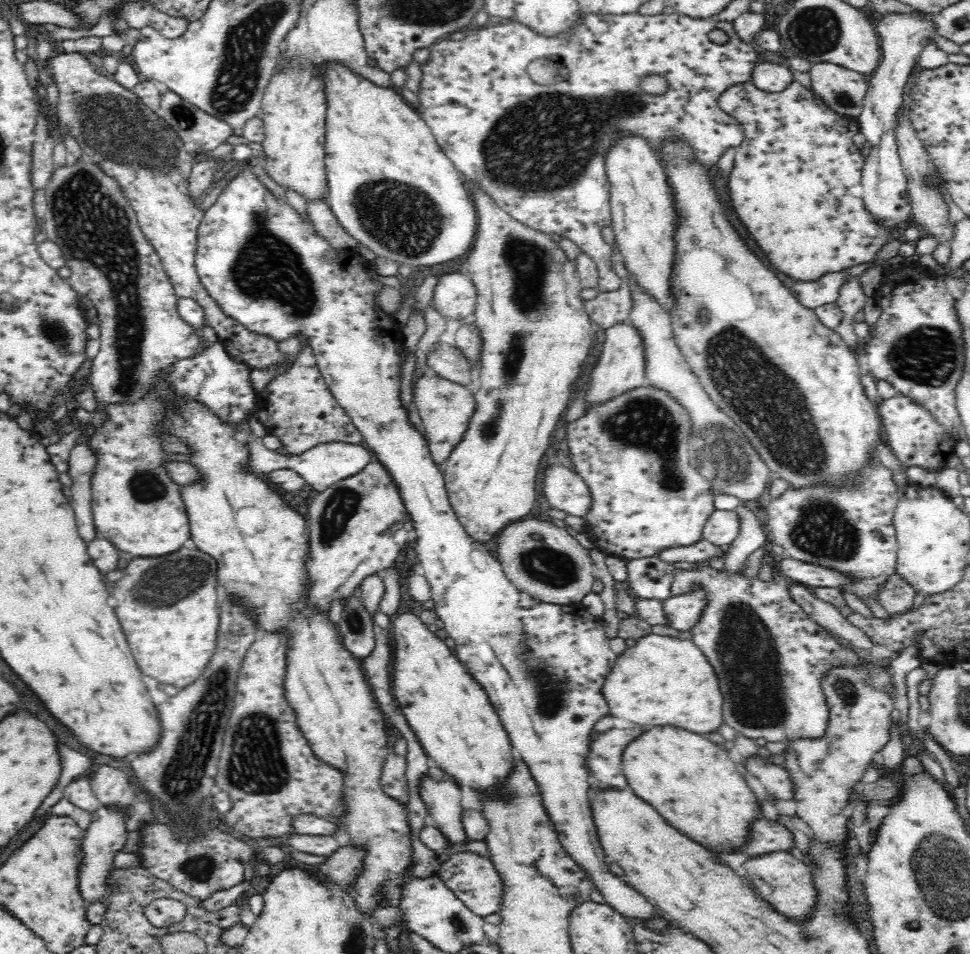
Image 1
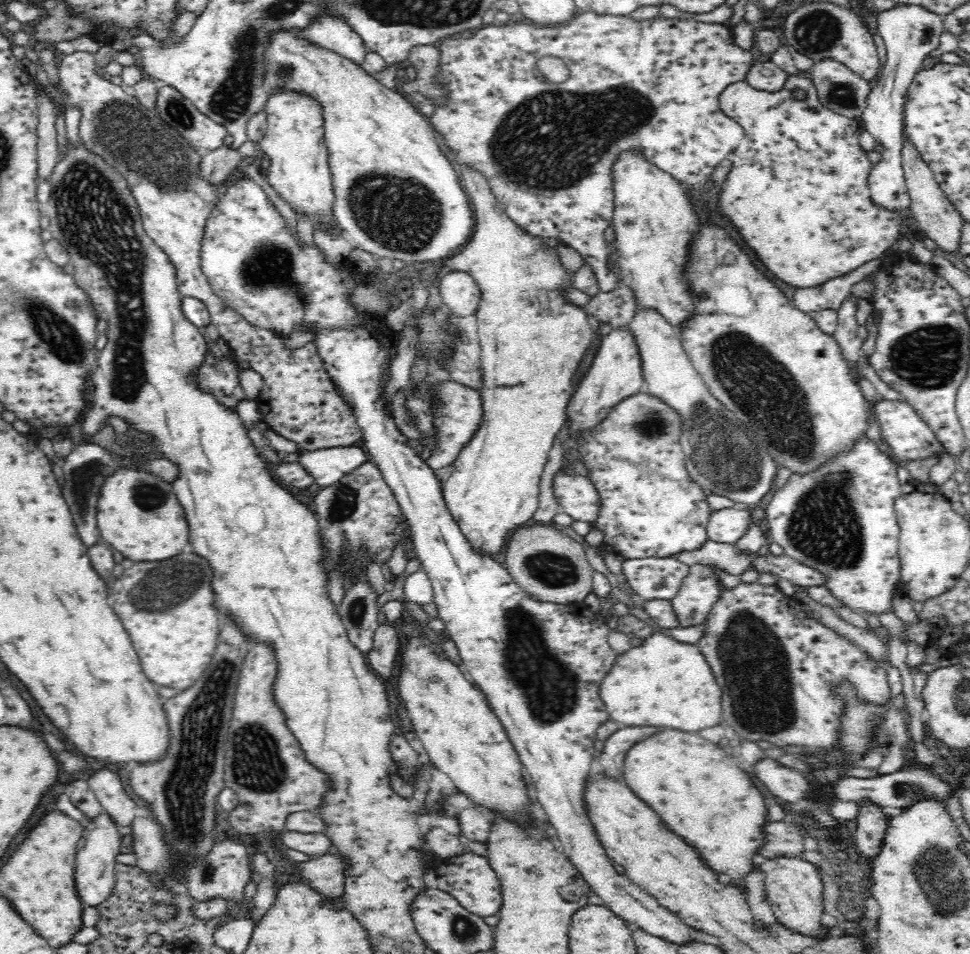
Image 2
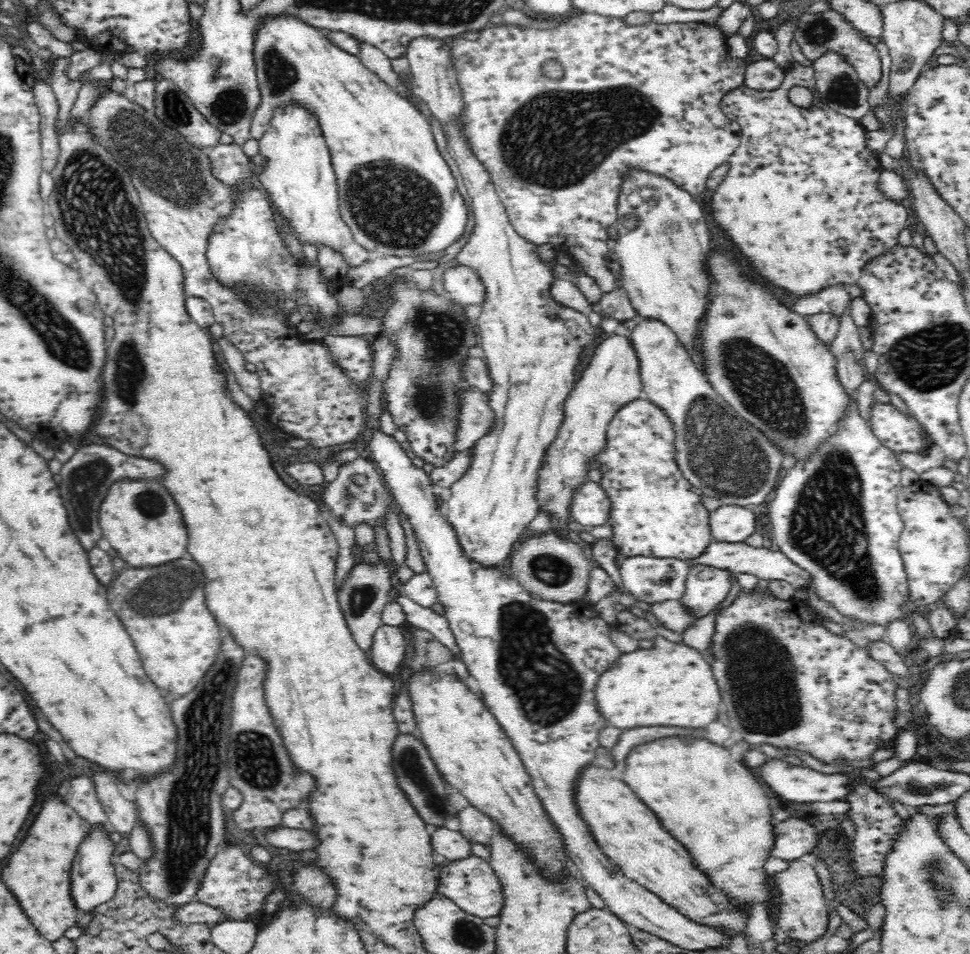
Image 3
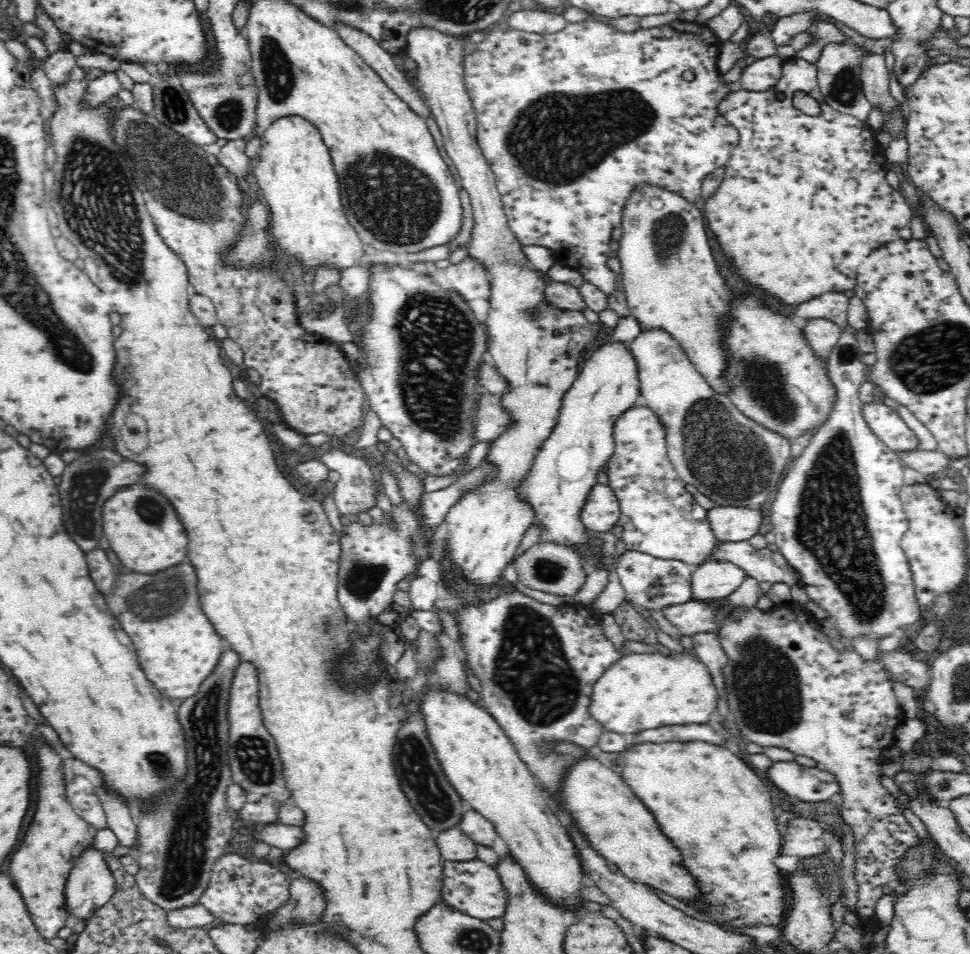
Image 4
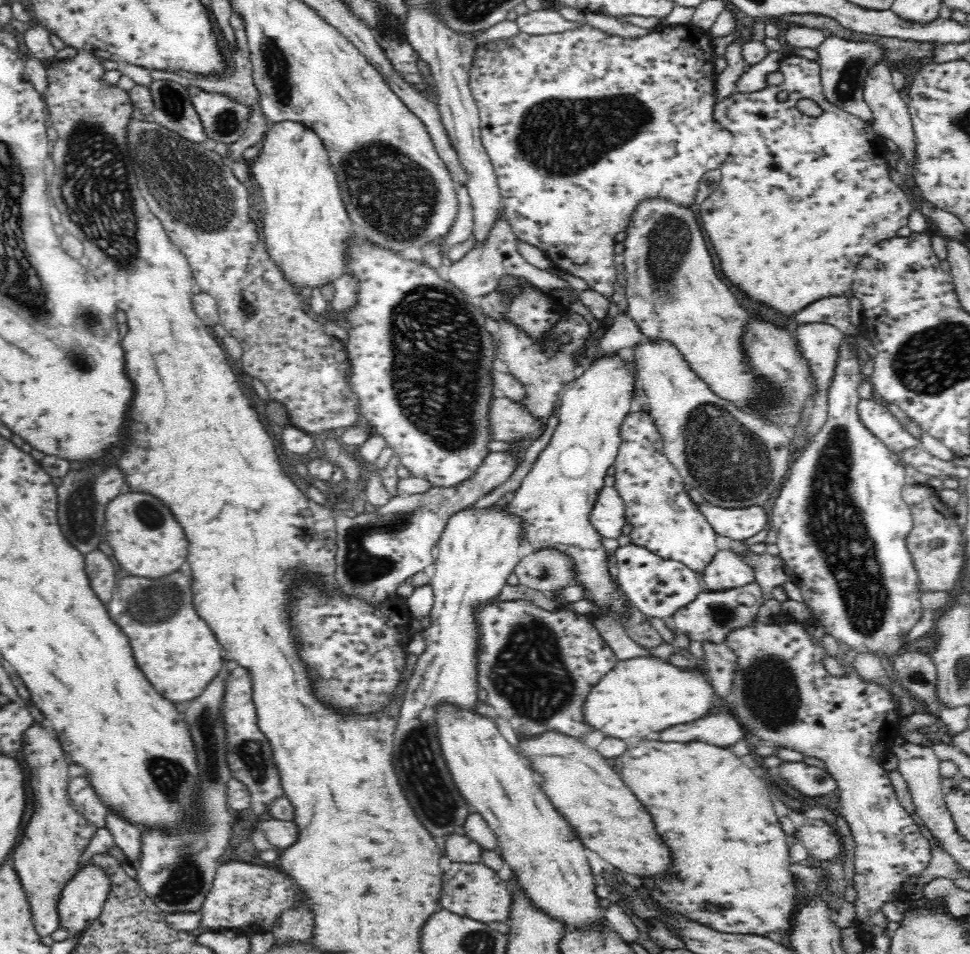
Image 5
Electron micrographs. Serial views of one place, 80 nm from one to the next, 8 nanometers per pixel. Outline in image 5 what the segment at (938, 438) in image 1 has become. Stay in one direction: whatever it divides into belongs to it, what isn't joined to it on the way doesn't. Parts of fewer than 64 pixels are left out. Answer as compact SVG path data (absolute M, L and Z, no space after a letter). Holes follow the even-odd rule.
M874 400L858 402L863 424L874 436L877 436L891 451L901 452L906 449L921 446L921 442L904 428L904 424L890 412L888 407Z

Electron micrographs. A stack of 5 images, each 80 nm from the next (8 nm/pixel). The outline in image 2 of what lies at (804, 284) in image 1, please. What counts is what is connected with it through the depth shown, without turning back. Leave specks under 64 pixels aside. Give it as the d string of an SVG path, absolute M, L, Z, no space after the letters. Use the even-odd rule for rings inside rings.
M884 258L874 259L857 266L850 272L832 277L822 284L810 285L810 288L796 288L793 305L807 313L826 308L838 310L840 304L846 300L847 296L850 296L852 285L878 272L882 264L886 264Z

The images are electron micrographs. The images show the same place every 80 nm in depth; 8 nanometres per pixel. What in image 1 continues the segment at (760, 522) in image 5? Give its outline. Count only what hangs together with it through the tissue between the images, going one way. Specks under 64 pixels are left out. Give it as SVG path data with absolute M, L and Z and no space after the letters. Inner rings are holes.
M718 510L705 520L701 539L707 540L714 546L726 548L738 534L738 519L735 511Z

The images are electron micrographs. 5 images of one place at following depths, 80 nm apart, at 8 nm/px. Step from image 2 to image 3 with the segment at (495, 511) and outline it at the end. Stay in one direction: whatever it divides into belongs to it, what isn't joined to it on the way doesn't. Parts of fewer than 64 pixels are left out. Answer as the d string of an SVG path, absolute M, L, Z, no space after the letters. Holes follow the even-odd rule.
M416 39L409 44L405 56L410 63L411 82L407 86L409 94L416 94L416 99L426 102L442 125L446 149L456 161L462 182L466 186L466 194L472 200L475 226L468 242L454 256L454 260L456 266L468 267L478 275L483 284L483 292L486 293L476 329L486 354L486 367L492 383L487 399L493 416L491 428L471 446L470 468L446 489L443 501L448 506L448 520L454 525L466 555L480 563L497 566L508 558L512 546L524 535L526 527L539 512L538 478L550 445L557 439L563 426L565 402L577 382L576 366L580 362L580 355L585 354L586 346L593 342L596 332L586 315L563 306L552 297L550 288L555 280L552 273L555 263L544 262L540 258L538 245L517 233L505 206L493 189L490 175L471 154L454 123L454 116L461 111L463 102L451 67L447 41L448 39Z

